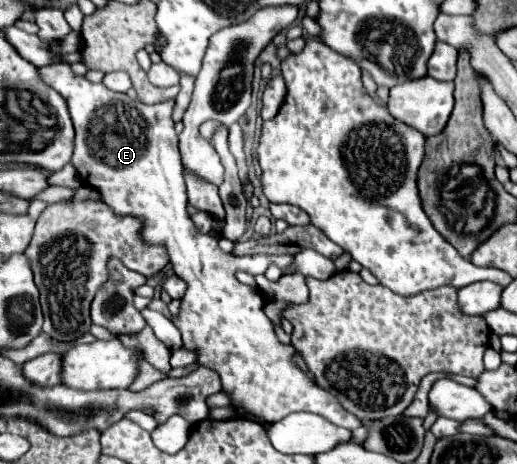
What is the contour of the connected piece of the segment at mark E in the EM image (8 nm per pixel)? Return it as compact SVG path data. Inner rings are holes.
M64 62L54 64L54 68L40 68L38 72L42 80L48 86L52 86L58 94L62 94L62 98L68 104L70 118L76 130L72 164L78 170L84 184L88 186L92 184L102 194L102 200L108 206L112 206L118 214L140 216L140 220L144 222L142 236L146 242L162 244L168 248L176 276L180 276L186 282L186 292L180 300L180 316L174 318L178 320L174 324L182 332L184 348L198 348L198 364L212 368L220 374L222 388L232 396L232 404L242 406L256 416L262 416L266 422L278 422L292 412L312 412L348 430L358 428L362 422L356 416L350 416L350 412L346 412L338 404L338 400L330 396L330 392L318 388L318 384L314 384L314 380L308 374L304 374L292 364L294 348L282 344L276 338L274 324L264 314L264 306L266 306L264 294L258 288L240 284L234 276L236 270L266 270L272 264L278 266L278 260L274 260L274 256L228 256L220 250L216 238L198 232L198 228L194 226L186 210L188 200L186 200L182 164L178 156L178 134L170 118L174 100L146 106L140 100L130 100L126 94L108 90L102 82L94 84L84 76L74 74L72 68Z

